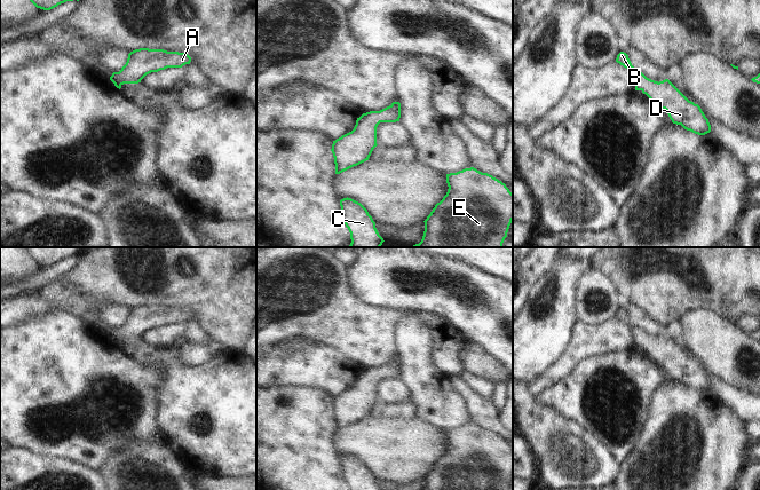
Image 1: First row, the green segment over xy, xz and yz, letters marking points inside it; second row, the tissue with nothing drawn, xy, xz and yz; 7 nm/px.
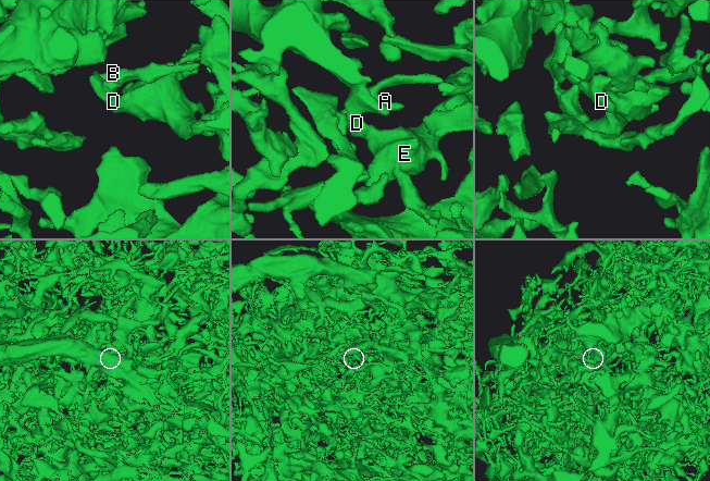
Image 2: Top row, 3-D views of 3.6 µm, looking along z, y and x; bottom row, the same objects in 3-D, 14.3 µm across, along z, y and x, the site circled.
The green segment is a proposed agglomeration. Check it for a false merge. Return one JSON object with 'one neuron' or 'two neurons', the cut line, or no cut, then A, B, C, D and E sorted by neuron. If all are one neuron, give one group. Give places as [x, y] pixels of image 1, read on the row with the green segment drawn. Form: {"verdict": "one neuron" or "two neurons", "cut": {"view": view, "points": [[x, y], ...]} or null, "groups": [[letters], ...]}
{"verdict": "one neuron", "cut": null, "groups": [["A", "B", "C", "D", "E"]]}

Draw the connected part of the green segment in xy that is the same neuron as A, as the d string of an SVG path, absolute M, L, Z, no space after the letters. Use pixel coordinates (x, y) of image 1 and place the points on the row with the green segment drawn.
M140 48L128 54L126 64L119 72L113 72L110 80L120 89L124 84L141 82L151 72L167 68L182 68L190 62L191 57L185 53Z

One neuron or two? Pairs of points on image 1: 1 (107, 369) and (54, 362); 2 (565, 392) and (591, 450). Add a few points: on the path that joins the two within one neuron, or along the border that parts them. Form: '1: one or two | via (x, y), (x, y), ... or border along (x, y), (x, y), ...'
1: one | via (94, 369), (66, 369)
2: two | border along (556, 412), (576, 421), (601, 442)

